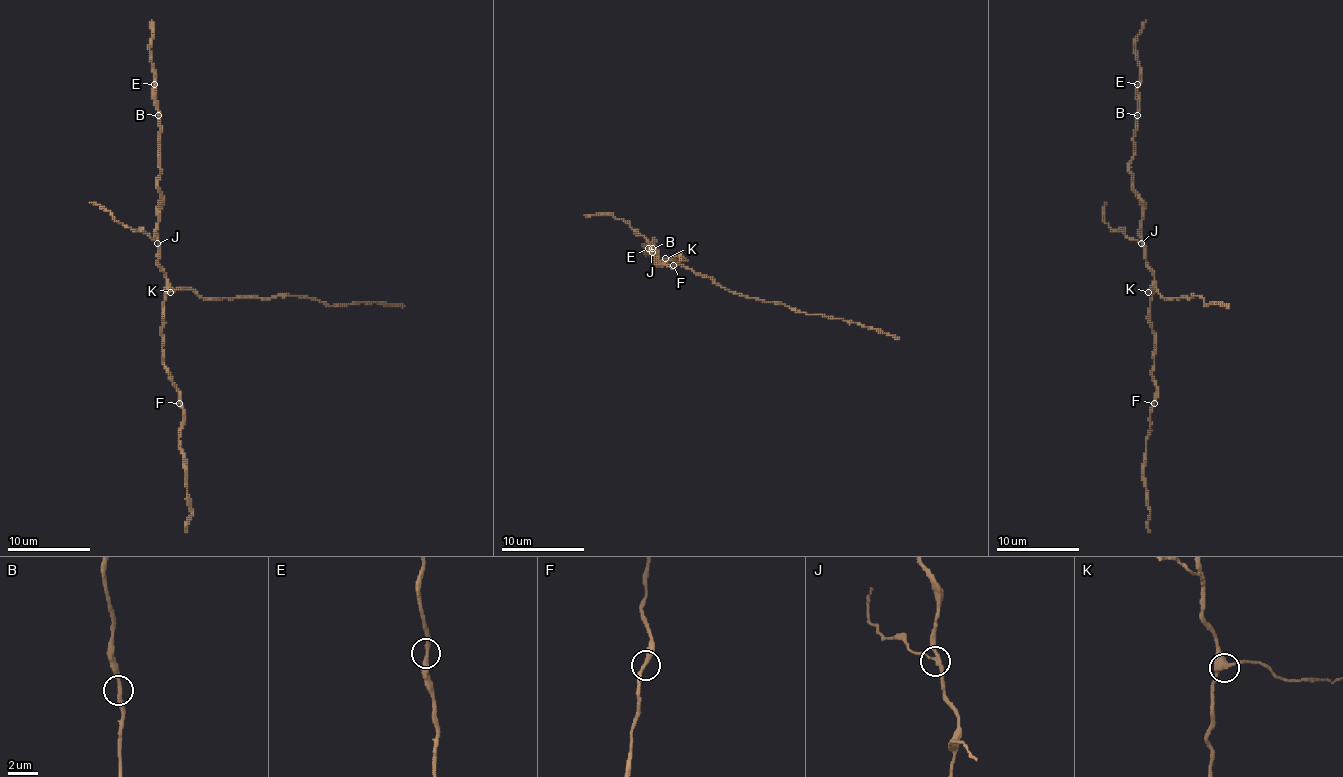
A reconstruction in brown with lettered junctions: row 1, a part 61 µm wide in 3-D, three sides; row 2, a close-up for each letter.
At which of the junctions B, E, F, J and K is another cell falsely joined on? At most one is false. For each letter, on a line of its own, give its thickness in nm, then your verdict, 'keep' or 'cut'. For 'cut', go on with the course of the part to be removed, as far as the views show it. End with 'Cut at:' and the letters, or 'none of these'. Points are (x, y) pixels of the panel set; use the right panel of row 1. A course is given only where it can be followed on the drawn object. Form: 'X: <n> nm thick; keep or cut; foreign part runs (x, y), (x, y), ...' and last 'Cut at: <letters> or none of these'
B: 280 nm thick; keep
E: 280 nm thick; keep
F: 260 nm thick; keep
J: 240 nm thick; cut; foreign part runs (1142, 244), (1104, 221), (1104, 202)
K: 360 nm thick; keep
Cut at: J

